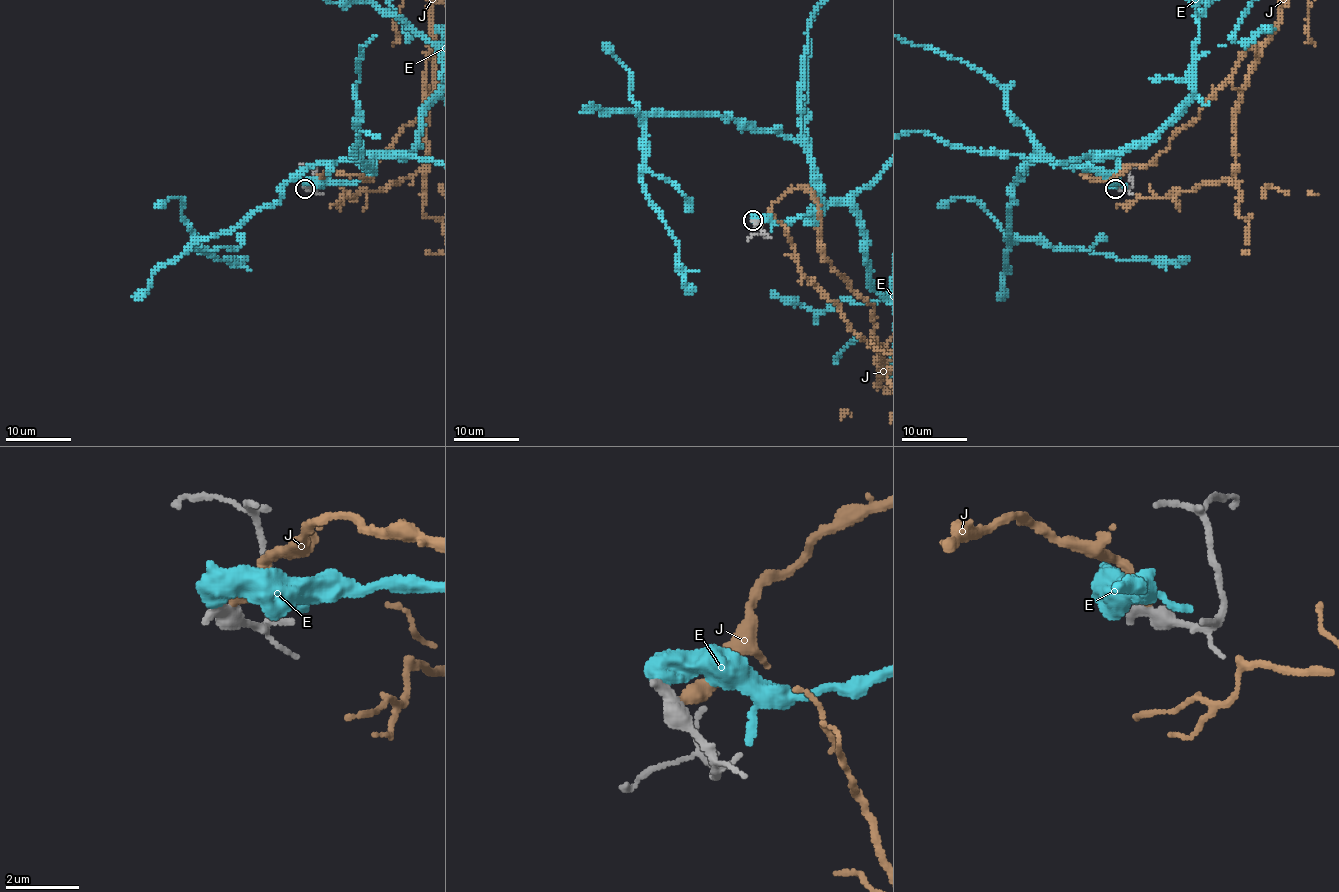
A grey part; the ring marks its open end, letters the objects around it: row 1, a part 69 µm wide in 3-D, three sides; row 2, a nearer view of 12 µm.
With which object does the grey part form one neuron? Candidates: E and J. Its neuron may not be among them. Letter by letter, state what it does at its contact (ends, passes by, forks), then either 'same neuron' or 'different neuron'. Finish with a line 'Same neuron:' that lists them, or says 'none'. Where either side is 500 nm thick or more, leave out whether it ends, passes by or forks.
E: different neuron
J: different neuron
Same neuron: none

